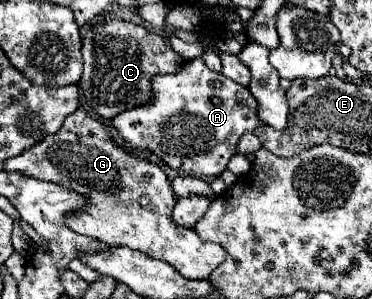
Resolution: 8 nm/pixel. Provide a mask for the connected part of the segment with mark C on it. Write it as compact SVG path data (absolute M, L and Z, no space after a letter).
M107 18L87 30L87 36L83 38L83 64L83 76L79 80L79 88L83 90L81 104L91 114L113 118L129 108L147 104L149 96L153 96L151 78L177 72L183 58L163 36L119 18Z

